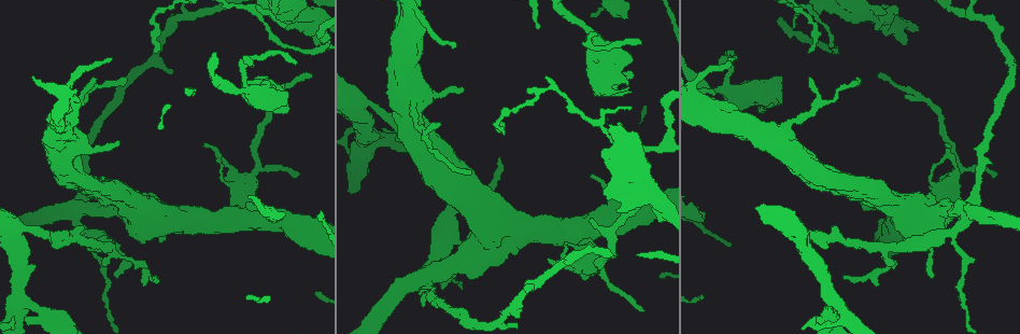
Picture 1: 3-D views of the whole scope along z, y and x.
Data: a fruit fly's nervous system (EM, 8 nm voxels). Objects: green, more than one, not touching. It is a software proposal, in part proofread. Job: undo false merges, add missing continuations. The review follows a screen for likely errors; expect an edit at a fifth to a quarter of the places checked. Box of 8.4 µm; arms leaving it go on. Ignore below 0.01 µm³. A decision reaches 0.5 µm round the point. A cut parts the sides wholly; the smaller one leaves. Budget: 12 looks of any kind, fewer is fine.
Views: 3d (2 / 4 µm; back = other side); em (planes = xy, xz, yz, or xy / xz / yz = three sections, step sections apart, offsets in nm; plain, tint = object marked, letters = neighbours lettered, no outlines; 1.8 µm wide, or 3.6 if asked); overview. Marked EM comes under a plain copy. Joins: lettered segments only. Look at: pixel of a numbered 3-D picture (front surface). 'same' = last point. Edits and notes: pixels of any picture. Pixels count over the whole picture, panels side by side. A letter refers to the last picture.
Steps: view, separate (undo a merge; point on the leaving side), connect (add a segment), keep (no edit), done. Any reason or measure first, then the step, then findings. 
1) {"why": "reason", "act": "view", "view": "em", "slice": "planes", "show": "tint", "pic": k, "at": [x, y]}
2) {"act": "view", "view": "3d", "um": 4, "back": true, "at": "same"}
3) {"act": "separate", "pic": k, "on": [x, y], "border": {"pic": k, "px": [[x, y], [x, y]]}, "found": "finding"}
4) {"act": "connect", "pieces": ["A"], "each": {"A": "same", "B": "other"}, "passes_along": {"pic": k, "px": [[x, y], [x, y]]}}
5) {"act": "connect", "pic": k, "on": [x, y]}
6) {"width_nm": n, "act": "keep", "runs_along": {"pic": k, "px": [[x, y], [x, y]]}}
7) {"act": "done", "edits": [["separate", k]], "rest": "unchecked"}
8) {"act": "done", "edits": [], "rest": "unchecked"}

{"why": "thin end", "act": "view", "view": "3d", "um": 2, "pic": 1, "at": [154, 51]}

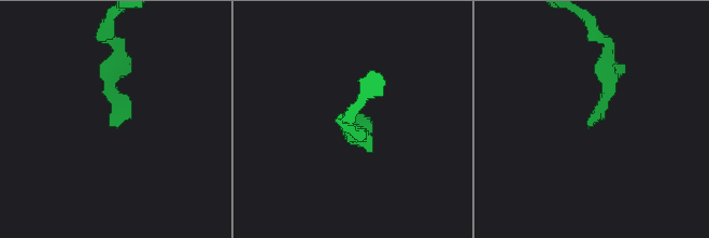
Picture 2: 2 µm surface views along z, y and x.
{"why": "now the EM", "act": "view", "view": "em", "slice": "planes", "show": "letters", "pic": 2, "at": [116, 127]}

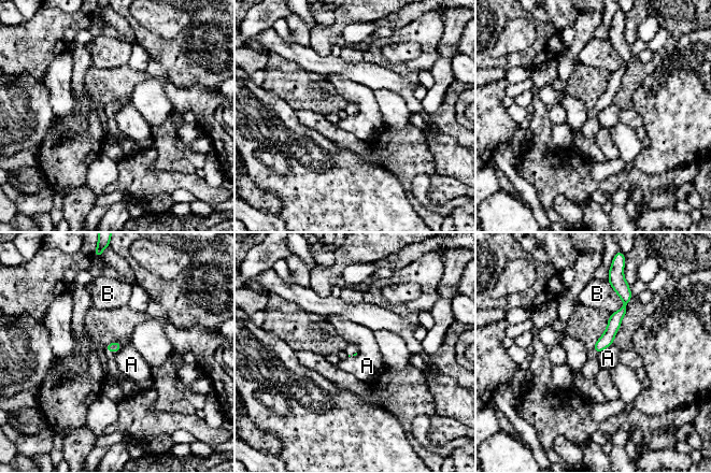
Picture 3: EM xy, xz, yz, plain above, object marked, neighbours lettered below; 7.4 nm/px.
{"act": "keep", "each": {"A": "other", "B": "other"}, "border": {"pic": 3, "px": [[612, 343], [598, 354]]}, "found": "none of them fits"}

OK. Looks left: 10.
{"why": "abrupt turn", "act": "view", "view": "em", "slice": "xz", "step": 8, "show": "tint", "pic": 1, "at": [588, 29]}

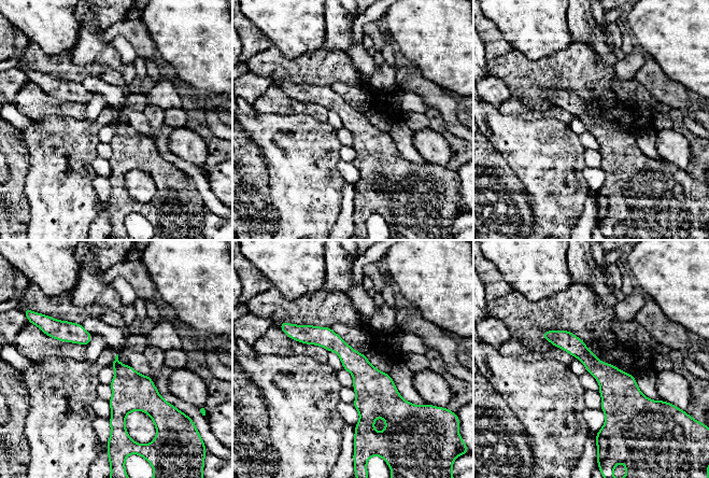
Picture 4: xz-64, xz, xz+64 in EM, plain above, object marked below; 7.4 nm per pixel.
{"why": "cut it another way", "act": "view", "view": "em", "slice": "planes", "show": "letters", "at": "same"}

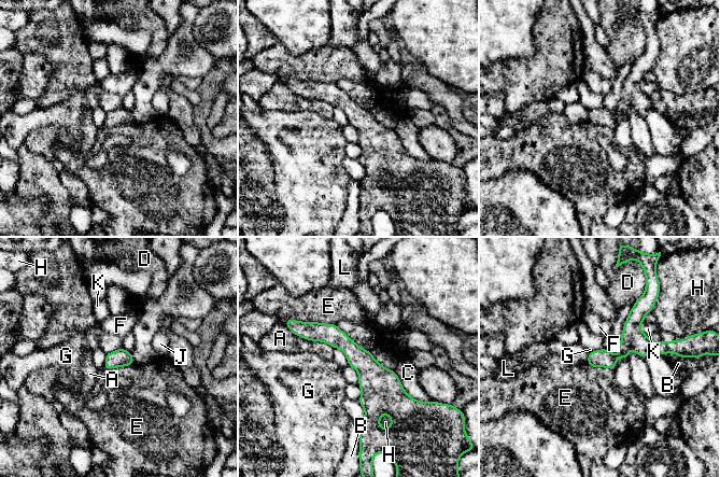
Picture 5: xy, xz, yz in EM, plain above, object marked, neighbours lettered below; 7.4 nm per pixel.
{"width_nm": 130, "act": "keep", "each": {"A": "other", "B": "other", "C": "other", "D": "other", "E": "other", "F": "other", "G": "other", "H": "other", "J": "other", "K": "other", "L": "other"}, "border": {"pic": 5, "px": [[121, 347], [107, 354]]}, "found": "all the same neuron"}

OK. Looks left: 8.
{"why": "an open end", "act": "view", "view": "em", "slice": "xy", "step": 4, "show": "letters", "pic": 1, "at": [589, 221]}

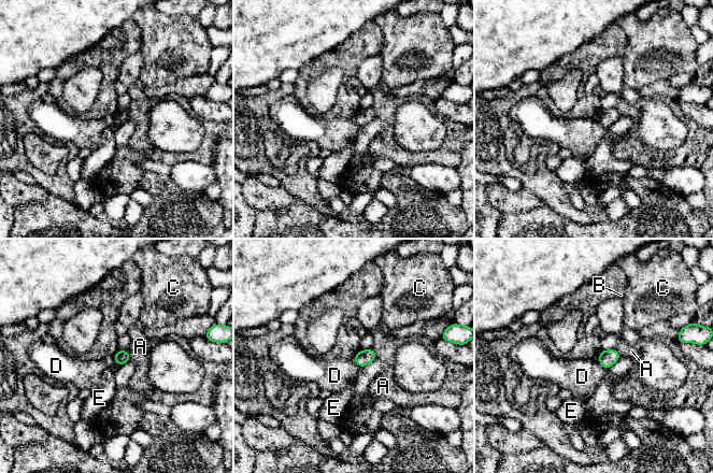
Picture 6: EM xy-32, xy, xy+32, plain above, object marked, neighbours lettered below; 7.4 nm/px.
{"act": "view", "view": "em", "slice": "planes", "show": "letters", "at": "same"}

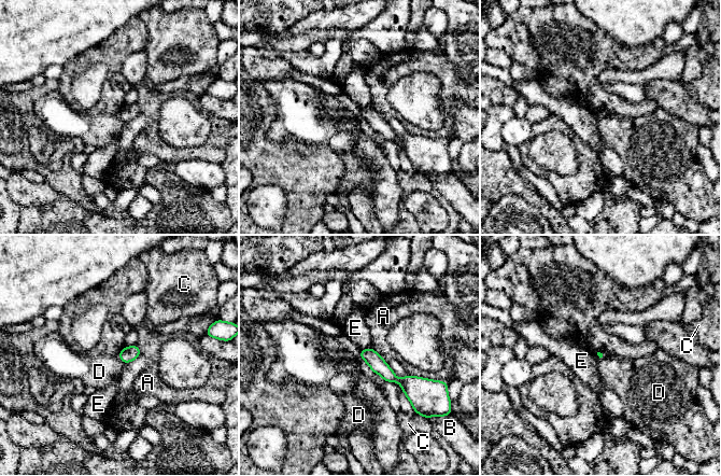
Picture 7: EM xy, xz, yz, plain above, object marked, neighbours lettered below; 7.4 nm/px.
{"act": "keep", "each": {"A": "other", "B": "other", "C": "other", "D": "other", "E": "other"}, "border": {"pic": 7, "px": [[118, 356], [125, 363]]}, "found": "none of them fits"}

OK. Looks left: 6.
{"why": "thick end", "act": "view", "view": "em", "slice": "yz", "step": 16, "show": "tint", "pic": 1, "at": [662, 219]}

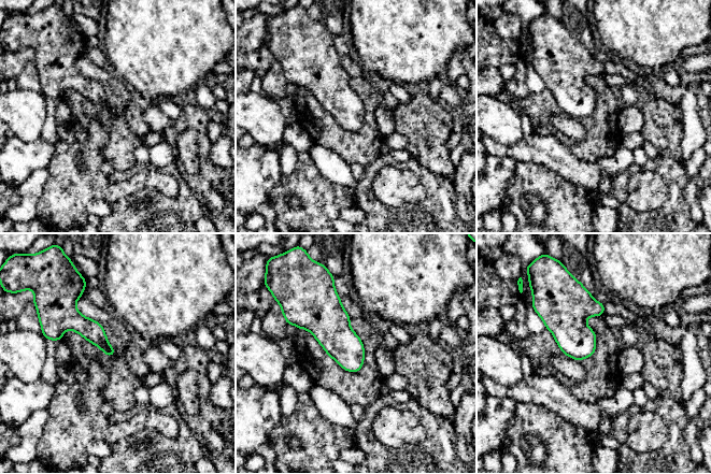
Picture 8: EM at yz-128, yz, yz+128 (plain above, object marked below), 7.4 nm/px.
{"act": "view", "view": "em", "slice": "planes", "show": "letters", "at": "same"}

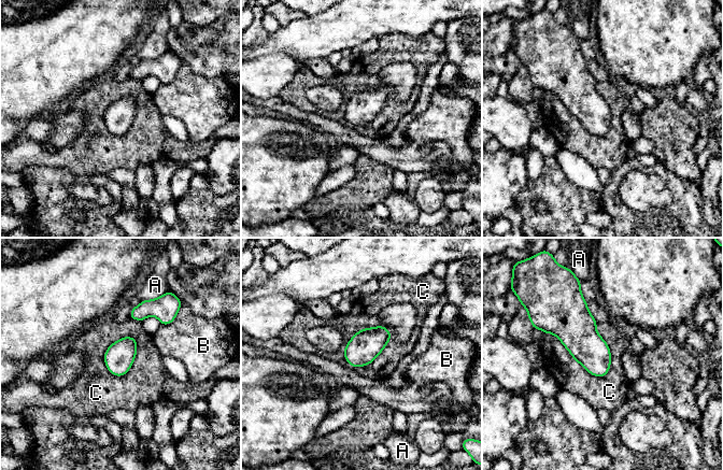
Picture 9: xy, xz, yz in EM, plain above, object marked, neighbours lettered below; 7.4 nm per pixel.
{"width_nm": 220, "act": "keep", "each": {"A": "other", "B": "other", "C": "other"}, "found": "none of them fits"}

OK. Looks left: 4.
{"why": "abrupt turn", "act": "view", "view": "3d", "um": 4, "pic": 1, "at": [963, 212]}

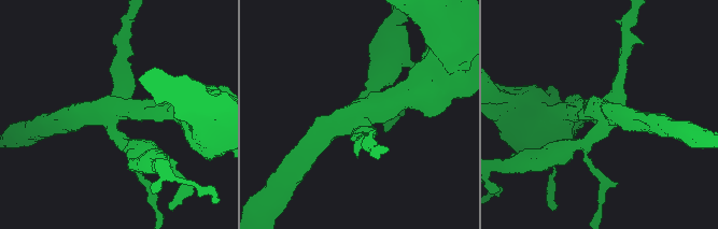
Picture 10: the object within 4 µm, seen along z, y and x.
{"act": "view", "view": "em", "slice": "xy", "step": 8, "show": "tint", "pic": 10, "at": [112, 117]}

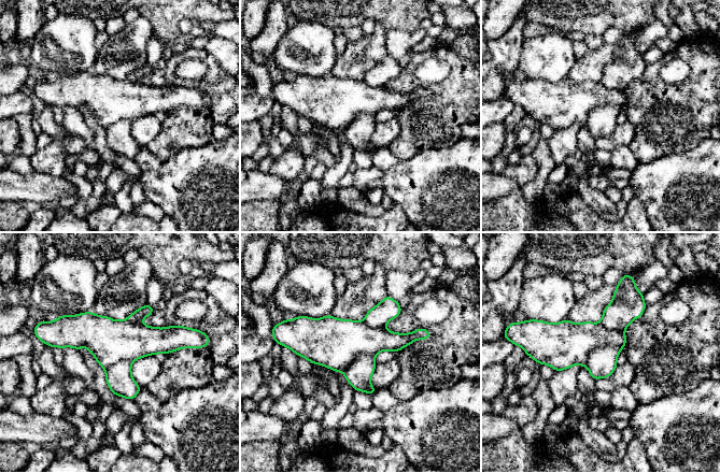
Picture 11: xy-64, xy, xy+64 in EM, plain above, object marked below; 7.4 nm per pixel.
{"why": "another direction", "act": "view", "view": "em", "slice": "planes", "show": "letters", "at": "same"}

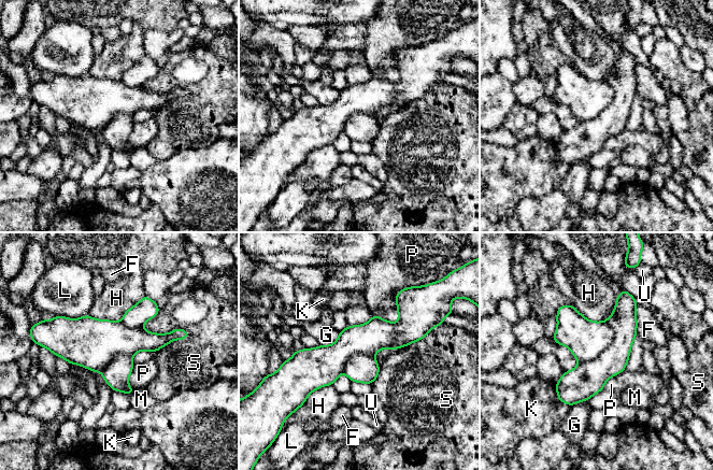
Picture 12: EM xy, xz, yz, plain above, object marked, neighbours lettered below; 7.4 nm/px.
{"longest_contact_nm": ["H", 460], "act": "separate", "pic": 12, "on": [590, 376], "each": {"F": "other", "G": "other", "H": "other", "K": "other", "L": "other", "M": "other", "P": "other", "S": "other", "U": "other"}, "part_leaving": {"pic": 12, "px": [[625, 294], [621, 346], [562, 399]]}, "found": "two neurons meet here"}

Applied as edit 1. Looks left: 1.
{"act": "done", "edits": [["separate", 12]], "rest": "unchecked"}

